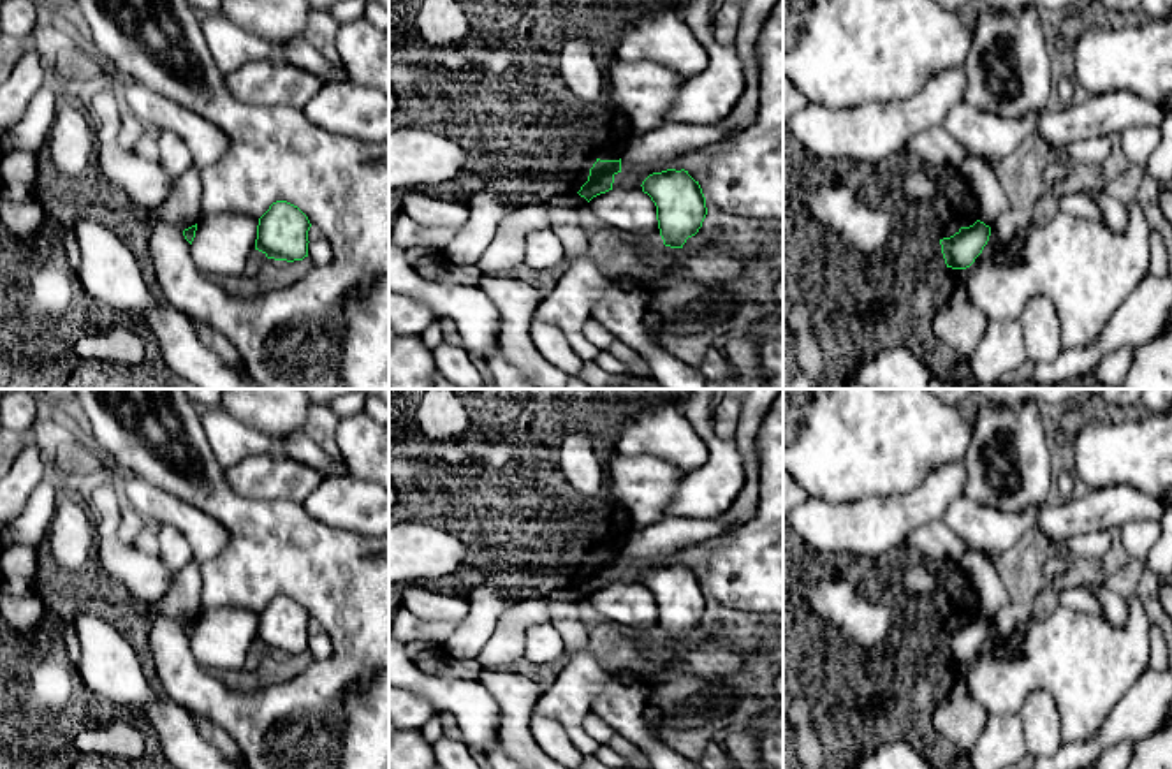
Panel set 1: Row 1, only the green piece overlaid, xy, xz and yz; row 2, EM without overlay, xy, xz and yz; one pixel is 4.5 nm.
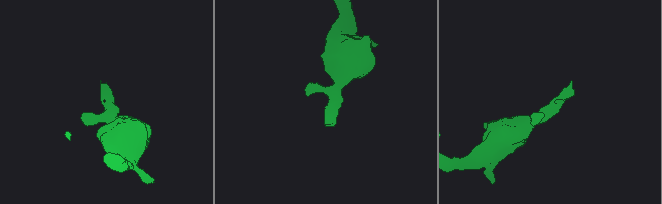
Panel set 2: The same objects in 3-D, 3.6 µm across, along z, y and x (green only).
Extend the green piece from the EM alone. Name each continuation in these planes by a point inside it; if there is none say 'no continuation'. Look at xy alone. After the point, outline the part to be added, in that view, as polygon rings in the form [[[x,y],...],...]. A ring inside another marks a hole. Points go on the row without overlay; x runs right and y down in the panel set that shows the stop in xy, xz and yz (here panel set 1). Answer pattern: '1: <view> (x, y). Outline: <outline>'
no continuation

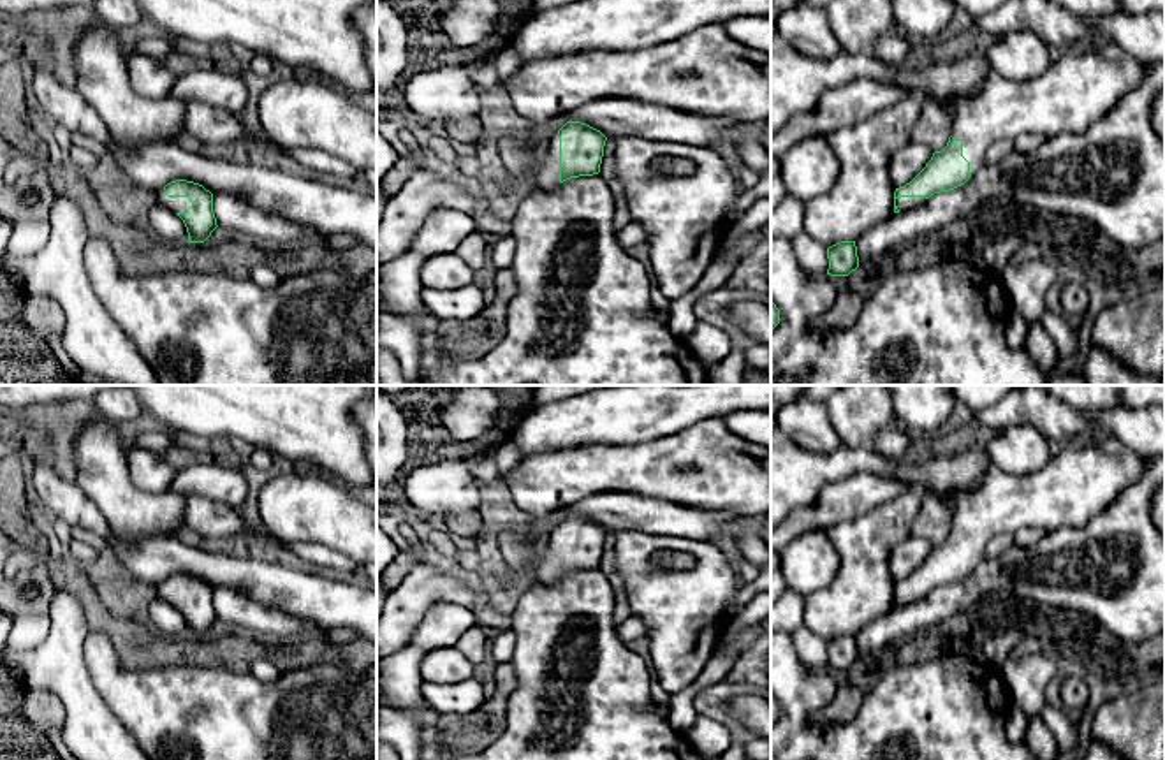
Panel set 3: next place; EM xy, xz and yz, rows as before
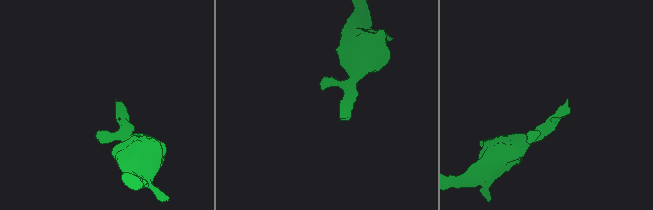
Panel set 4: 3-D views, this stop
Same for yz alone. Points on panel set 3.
1: yz (1072, 488). Outline: [[[1096,435],[1089,442],[1065,445],[1031,475],[1008,475],[993,466],[971,493],[954,493],[943,505],[952,515],[950,530],[963,535],[963,551],[973,570],[996,535],[1026,528],[1051,533],[1063,526],[1086,526],[1144,473],[1147,463],[1147,457],[1125,447],[1114,435]]]

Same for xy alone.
1: xy (178, 599). Outline: [[[164,582],[157,586],[157,596],[174,607],[187,607],[187,603],[192,600],[188,591],[167,591]]]

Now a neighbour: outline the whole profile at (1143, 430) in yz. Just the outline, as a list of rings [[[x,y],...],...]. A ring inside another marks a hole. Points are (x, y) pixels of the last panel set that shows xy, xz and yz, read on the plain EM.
[[[1038,385],[1012,389],[1000,401],[971,410],[973,422],[1000,433],[1010,426],[1031,424],[1047,440],[1063,445],[1096,435],[1114,435],[1125,447],[1151,459],[1165,456],[1165,406],[1077,412]]]

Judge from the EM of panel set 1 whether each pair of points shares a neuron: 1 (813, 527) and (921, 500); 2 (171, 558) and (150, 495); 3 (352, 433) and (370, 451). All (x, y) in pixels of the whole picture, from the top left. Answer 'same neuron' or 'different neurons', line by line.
1: same neuron
2: different neurons
3: same neuron

